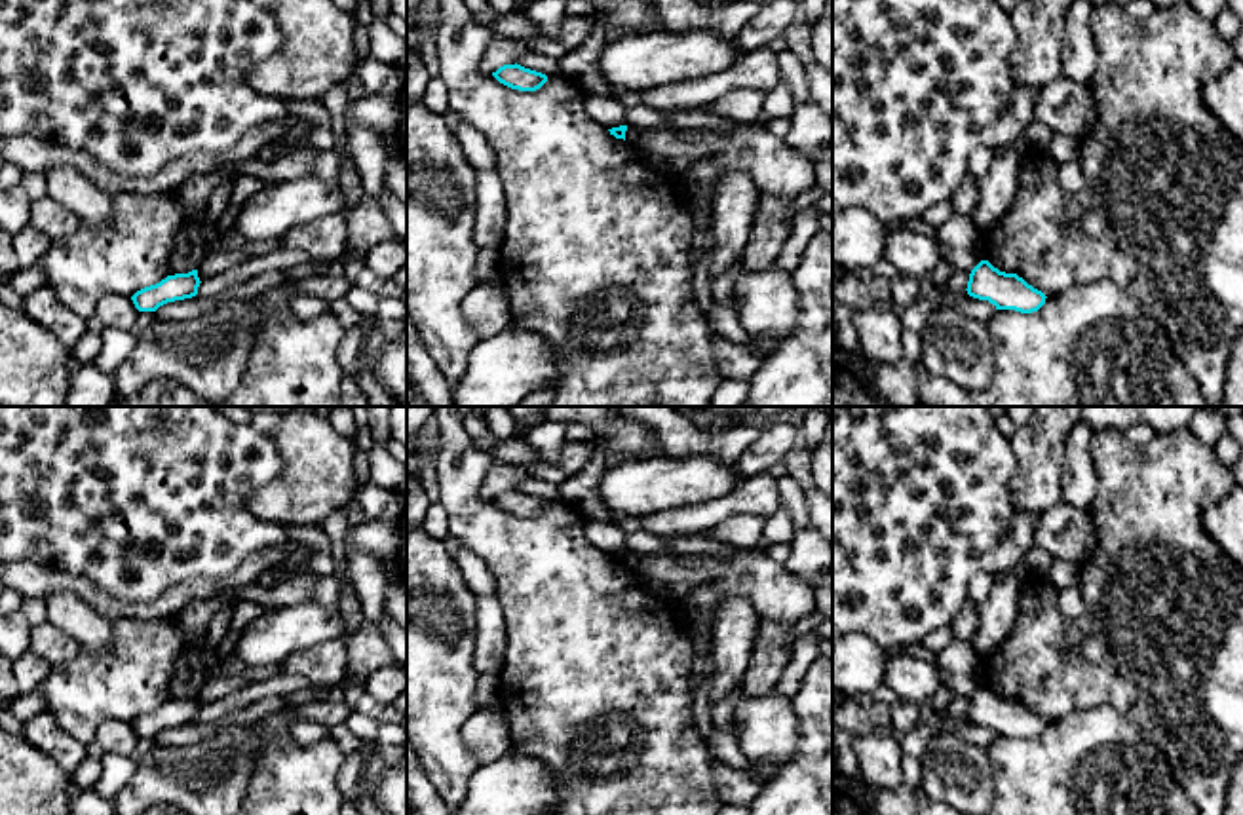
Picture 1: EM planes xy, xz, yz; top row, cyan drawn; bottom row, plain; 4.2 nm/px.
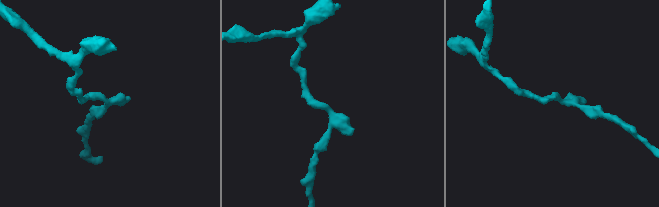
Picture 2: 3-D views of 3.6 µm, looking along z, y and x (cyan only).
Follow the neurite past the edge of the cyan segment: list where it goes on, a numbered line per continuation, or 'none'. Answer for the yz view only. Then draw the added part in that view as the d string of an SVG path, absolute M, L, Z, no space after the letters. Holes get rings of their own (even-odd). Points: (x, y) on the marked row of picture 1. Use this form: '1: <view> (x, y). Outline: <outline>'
none

